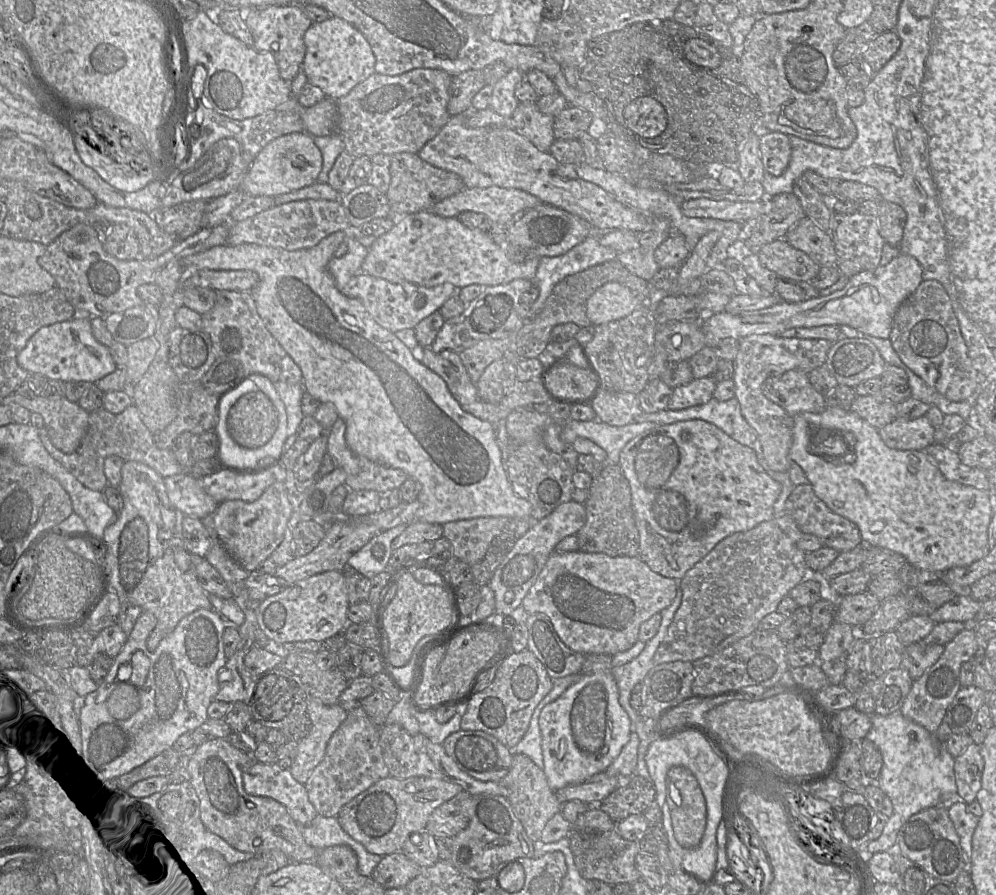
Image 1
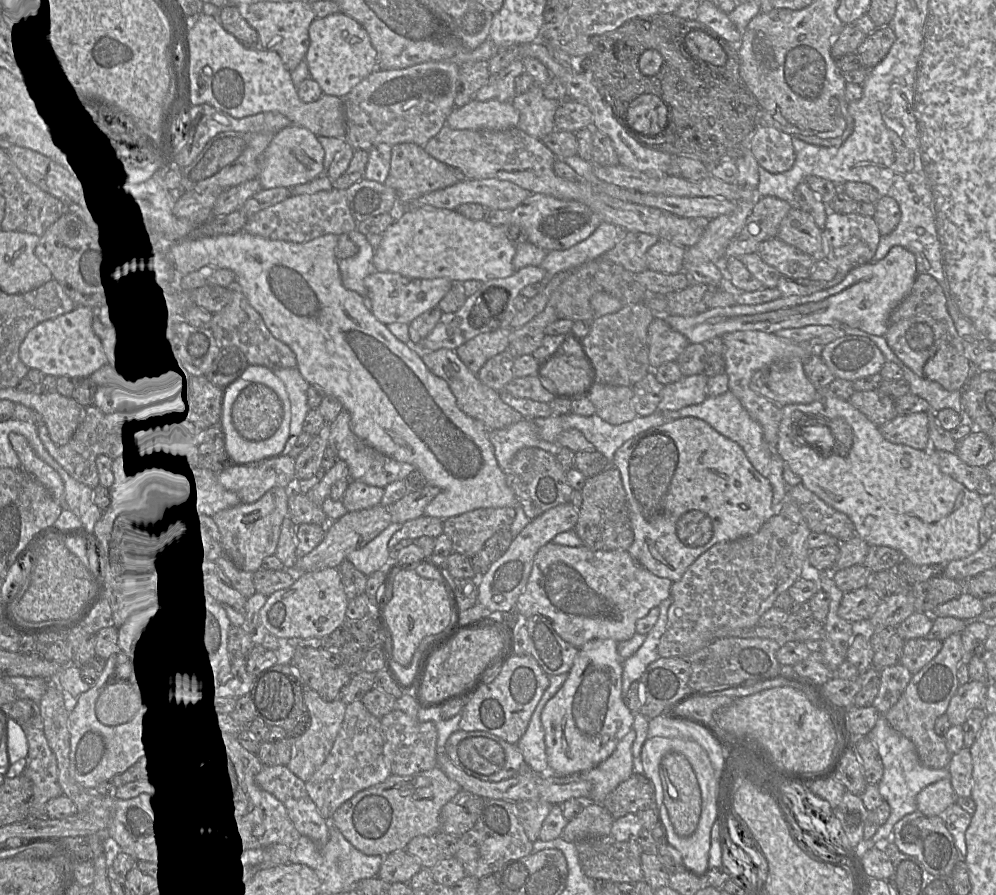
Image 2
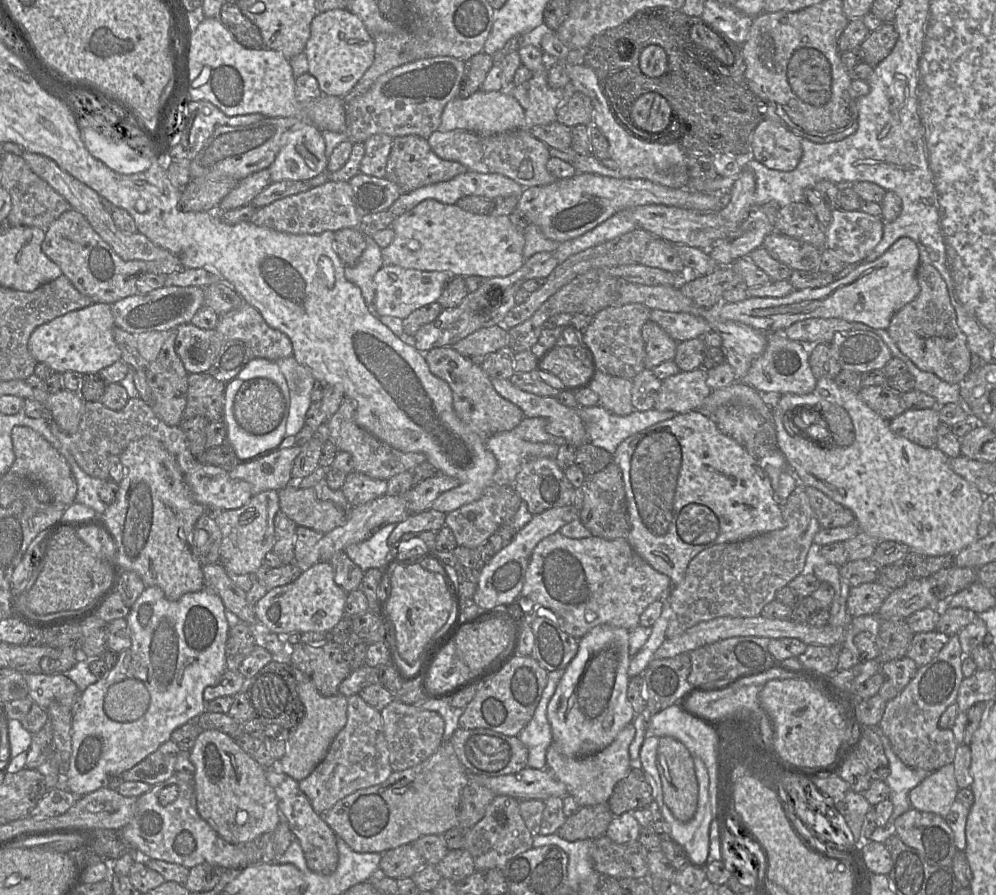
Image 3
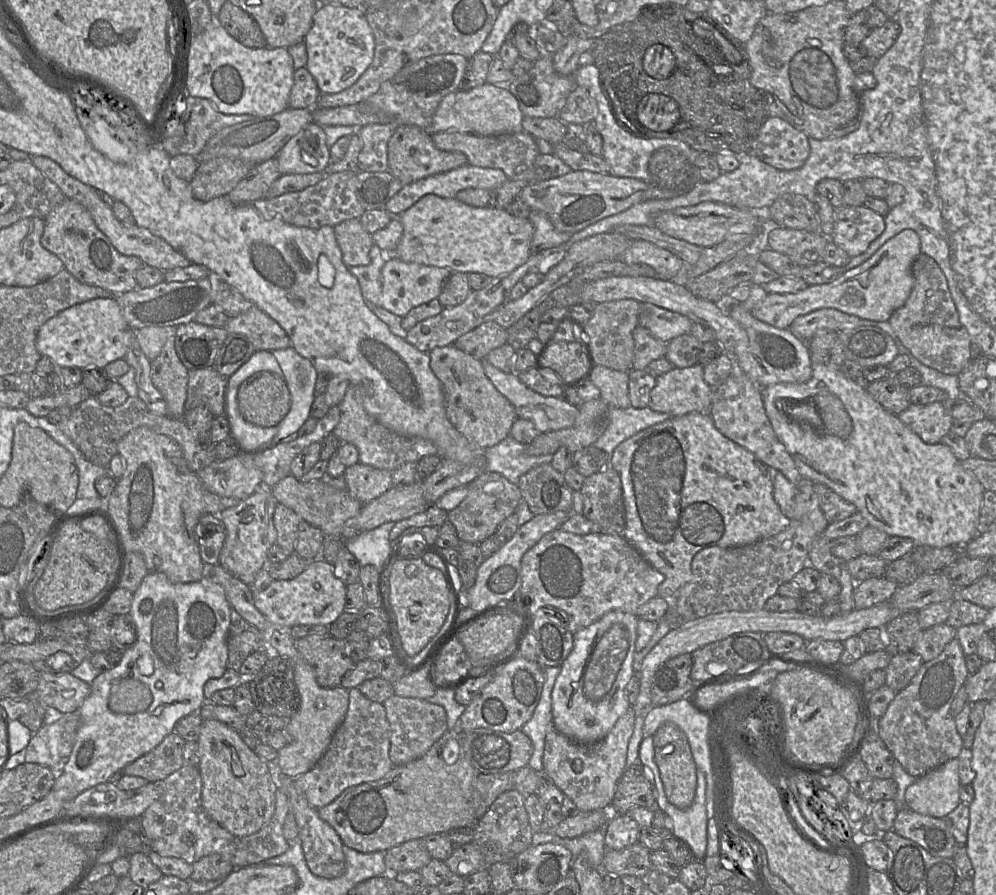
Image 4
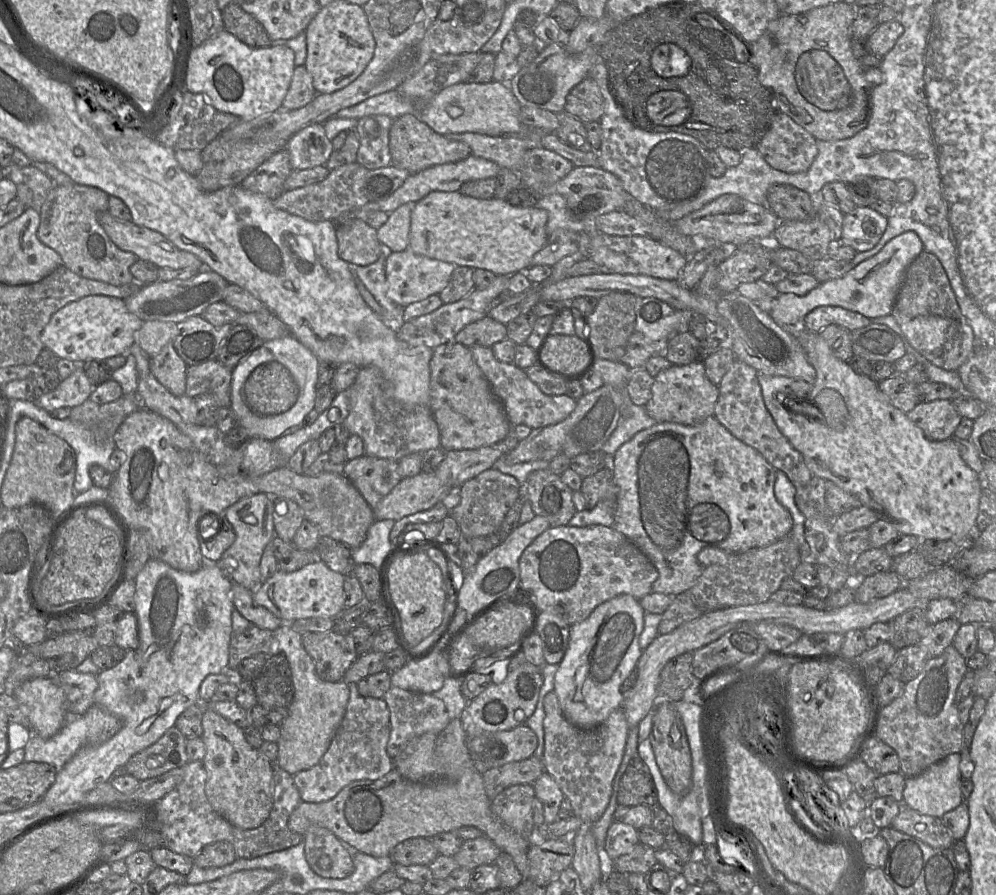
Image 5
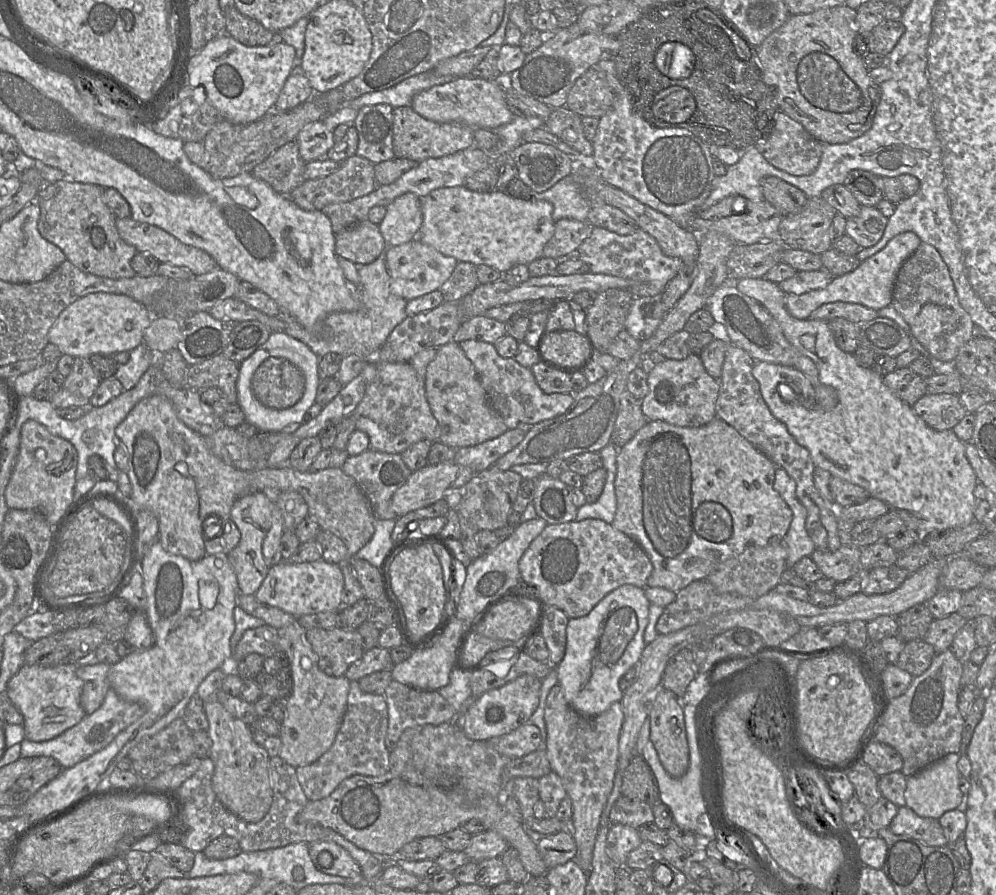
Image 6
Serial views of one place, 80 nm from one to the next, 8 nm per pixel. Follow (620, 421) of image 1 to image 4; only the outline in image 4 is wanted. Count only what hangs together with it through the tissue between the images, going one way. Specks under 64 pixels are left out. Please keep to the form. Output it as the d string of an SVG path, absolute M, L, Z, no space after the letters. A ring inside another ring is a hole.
M596 364L590 380L600 389L600 398L610 407L625 409L632 406L628 389L629 372L617 371Z

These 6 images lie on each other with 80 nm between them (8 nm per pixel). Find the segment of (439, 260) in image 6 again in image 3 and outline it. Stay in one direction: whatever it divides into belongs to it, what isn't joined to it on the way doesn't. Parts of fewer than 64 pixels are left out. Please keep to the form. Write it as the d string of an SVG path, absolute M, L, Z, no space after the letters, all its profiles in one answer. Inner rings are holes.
M384 264L374 276L374 313L377 316L393 316L403 320L414 310L436 302L452 277L445 271L422 271Z

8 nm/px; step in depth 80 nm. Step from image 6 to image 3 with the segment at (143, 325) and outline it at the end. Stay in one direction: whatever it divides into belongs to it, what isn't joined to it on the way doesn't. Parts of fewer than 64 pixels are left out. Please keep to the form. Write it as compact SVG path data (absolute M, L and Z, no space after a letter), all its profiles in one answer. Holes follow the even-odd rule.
M92 303L38 326L30 335L27 347L37 363L48 365L58 374L67 371L95 374L121 359L121 350L113 337L114 327L111 305Z

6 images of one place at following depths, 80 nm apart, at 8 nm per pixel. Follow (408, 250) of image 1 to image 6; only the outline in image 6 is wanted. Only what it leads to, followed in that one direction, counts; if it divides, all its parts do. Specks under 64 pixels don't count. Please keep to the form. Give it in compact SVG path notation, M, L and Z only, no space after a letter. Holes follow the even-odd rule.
M455 186L455 187L446 187L439 188L431 191L429 194L421 198L421 209L423 214L423 222L419 230L417 238L435 248L440 253L454 257L458 262L470 262L476 266L485 264L488 265L502 273L505 273L515 265L524 264L528 265L532 261L542 257L543 248L546 243L552 238L555 230L555 221L552 218L553 214L553 205L546 200L522 200L514 198L506 194L505 192L495 189L494 191L487 193L480 193L469 190L465 186Z

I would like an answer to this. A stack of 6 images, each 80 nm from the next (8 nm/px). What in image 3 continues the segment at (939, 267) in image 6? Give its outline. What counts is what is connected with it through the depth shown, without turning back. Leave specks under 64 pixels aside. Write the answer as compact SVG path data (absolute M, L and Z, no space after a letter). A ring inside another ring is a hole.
M921 261L917 280L918 295L894 313L887 331L900 351L920 370L932 373L950 384L959 384L970 373L971 352L966 336L958 326L946 284L932 265Z

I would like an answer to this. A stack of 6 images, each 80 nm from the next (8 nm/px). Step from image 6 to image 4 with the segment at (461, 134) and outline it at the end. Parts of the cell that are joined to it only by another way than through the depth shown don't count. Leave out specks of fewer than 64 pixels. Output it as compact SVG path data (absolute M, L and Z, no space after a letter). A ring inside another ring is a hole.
M397 124L388 142L388 171L403 185L419 179L450 171L468 163L461 152L442 151L438 149L430 132L416 125Z

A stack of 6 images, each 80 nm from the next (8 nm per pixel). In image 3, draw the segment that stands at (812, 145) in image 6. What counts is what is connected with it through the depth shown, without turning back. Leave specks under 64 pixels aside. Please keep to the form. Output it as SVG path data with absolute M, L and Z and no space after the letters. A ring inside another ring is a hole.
M764 119L754 132L752 156L770 169L792 171L802 157L802 139L777 122Z

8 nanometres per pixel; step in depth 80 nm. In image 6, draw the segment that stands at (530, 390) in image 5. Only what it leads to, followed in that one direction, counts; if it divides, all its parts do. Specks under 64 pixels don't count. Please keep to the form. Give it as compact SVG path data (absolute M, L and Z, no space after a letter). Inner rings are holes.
M465 340L458 344L473 363L490 405L502 417L508 429L515 429L521 423L533 426L564 414L572 405L574 394L546 394L530 368L522 366L514 358L503 358L494 344L477 340Z

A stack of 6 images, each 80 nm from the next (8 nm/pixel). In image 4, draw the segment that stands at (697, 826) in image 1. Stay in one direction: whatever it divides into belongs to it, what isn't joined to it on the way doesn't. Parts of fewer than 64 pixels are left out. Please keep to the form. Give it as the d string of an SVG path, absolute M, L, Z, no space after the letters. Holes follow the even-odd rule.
M664 722L653 735L654 758L658 766L664 793L679 809L687 809L695 798L697 767L684 732L673 722Z

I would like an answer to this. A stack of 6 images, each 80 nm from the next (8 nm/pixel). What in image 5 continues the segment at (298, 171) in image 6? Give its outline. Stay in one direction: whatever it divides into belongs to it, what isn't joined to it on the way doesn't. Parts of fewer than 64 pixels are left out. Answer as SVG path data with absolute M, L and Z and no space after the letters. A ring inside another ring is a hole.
M283 148L266 159L240 186L274 200L285 191L285 180L292 171L289 153Z

